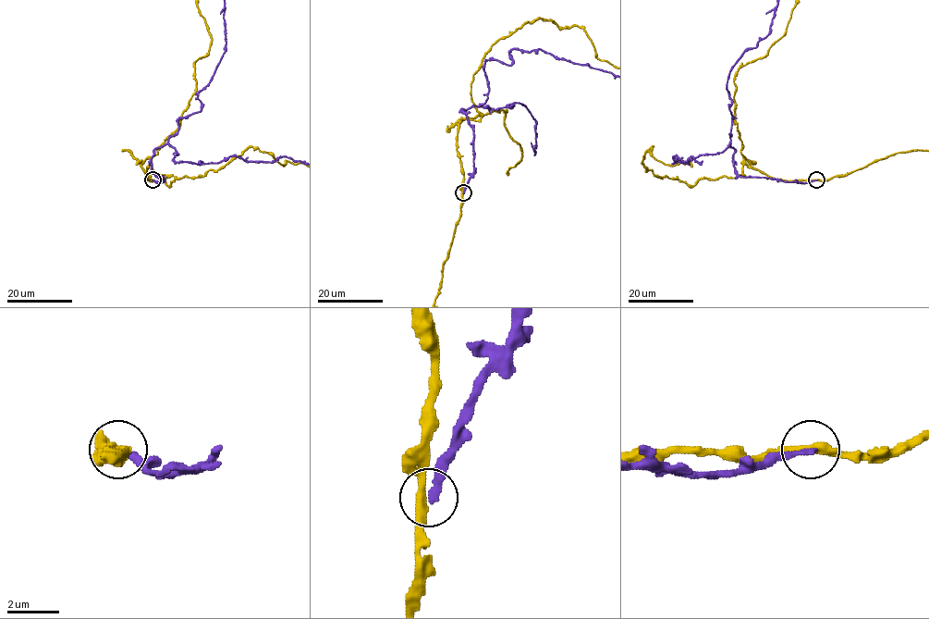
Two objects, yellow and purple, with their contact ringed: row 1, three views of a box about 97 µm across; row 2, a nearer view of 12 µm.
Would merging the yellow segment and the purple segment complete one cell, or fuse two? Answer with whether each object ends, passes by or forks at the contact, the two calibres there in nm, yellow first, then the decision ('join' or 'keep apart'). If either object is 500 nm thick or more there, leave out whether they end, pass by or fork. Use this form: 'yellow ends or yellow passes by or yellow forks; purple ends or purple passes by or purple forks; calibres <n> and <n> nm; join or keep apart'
yellow passes by; purple ends; calibres 320 and 220 nm; keep apart

